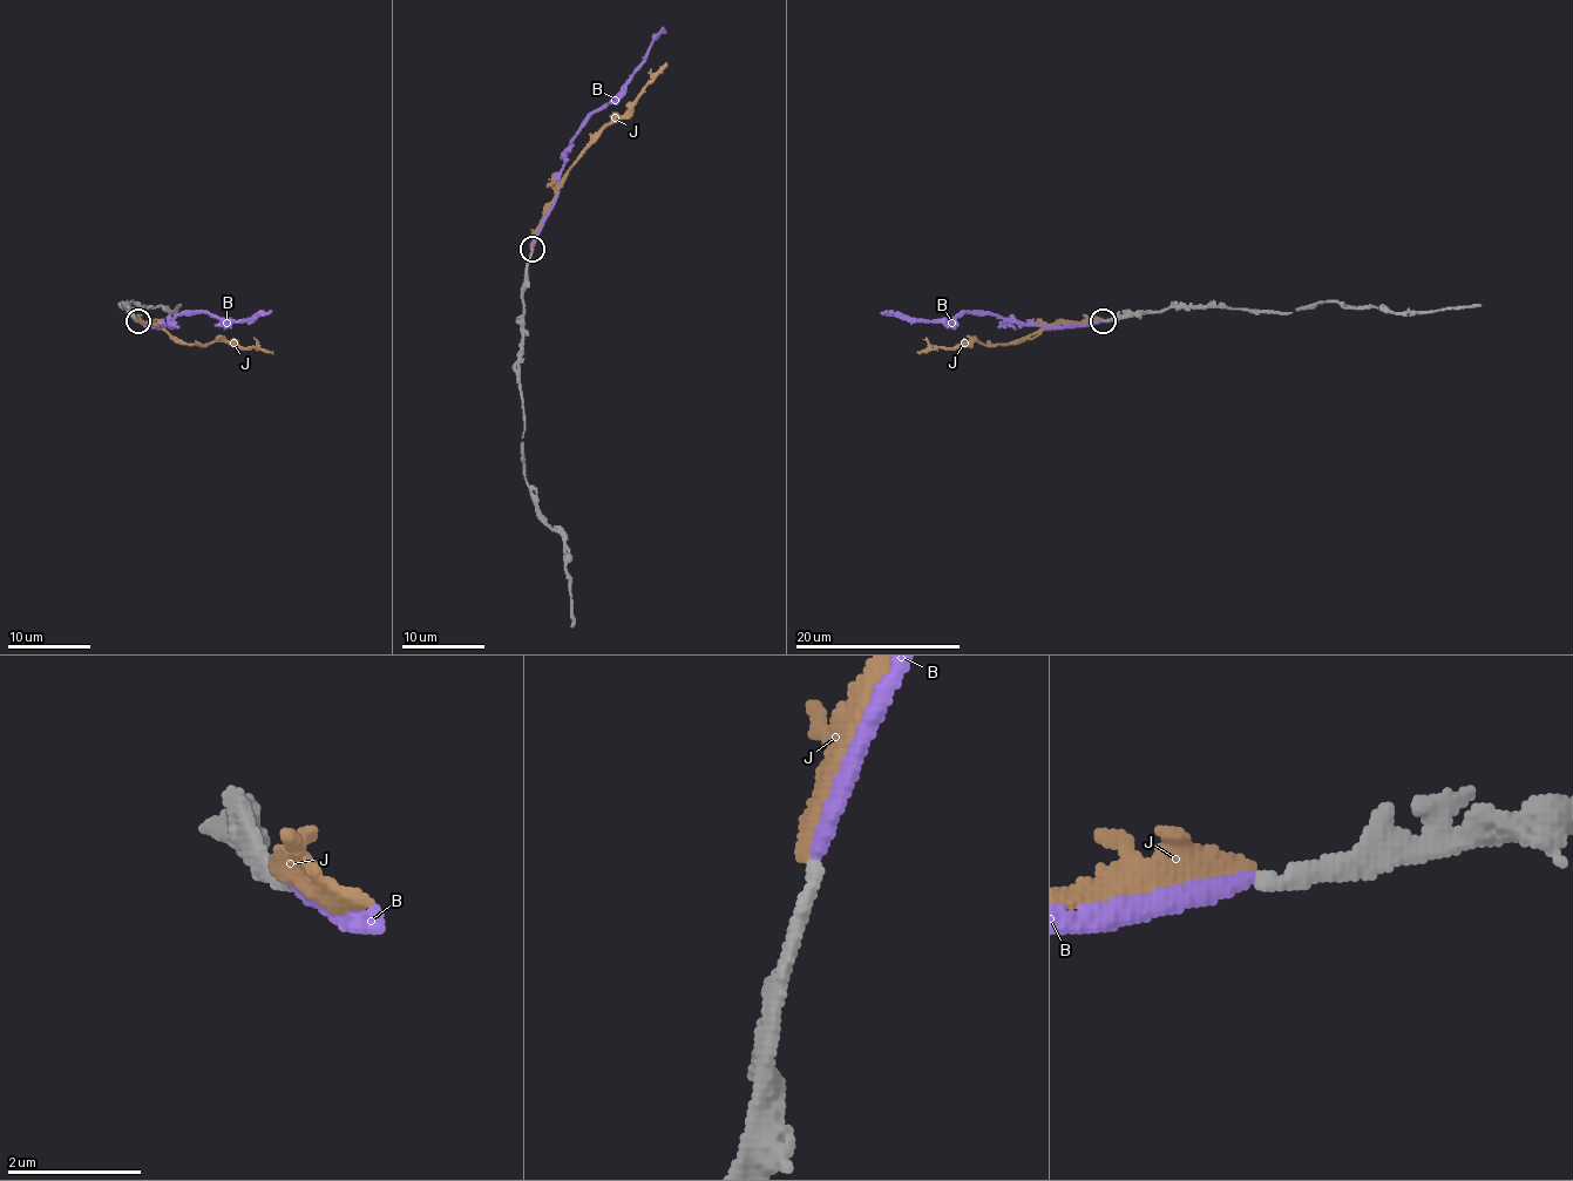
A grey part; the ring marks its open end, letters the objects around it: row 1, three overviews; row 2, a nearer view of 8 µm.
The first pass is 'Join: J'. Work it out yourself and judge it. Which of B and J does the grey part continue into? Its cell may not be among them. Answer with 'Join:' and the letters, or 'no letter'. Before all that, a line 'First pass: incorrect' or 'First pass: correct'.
First pass: incorrect
Join: B

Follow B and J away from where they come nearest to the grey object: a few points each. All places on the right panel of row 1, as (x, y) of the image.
B: (1103, 320), (1032, 326), (961, 312), (950, 318), (913, 320), (880, 312)
J: (1103, 320), (1059, 323), (1008, 343), (983, 345), (980, 340), (967, 340), (955, 347), (929, 347), (917, 353)

